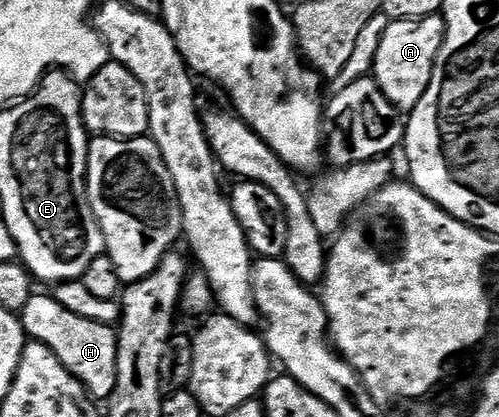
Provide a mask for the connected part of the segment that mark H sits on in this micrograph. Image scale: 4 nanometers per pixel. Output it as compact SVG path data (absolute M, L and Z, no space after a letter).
M32 294L31 299L21 312L23 329L28 340L45 345L53 351L57 361L83 383L84 389L96 401L110 400L113 389L117 385L117 331L114 326L97 321L89 321L85 317L77 317L77 313L69 313L65 305L55 300L54 294Z

